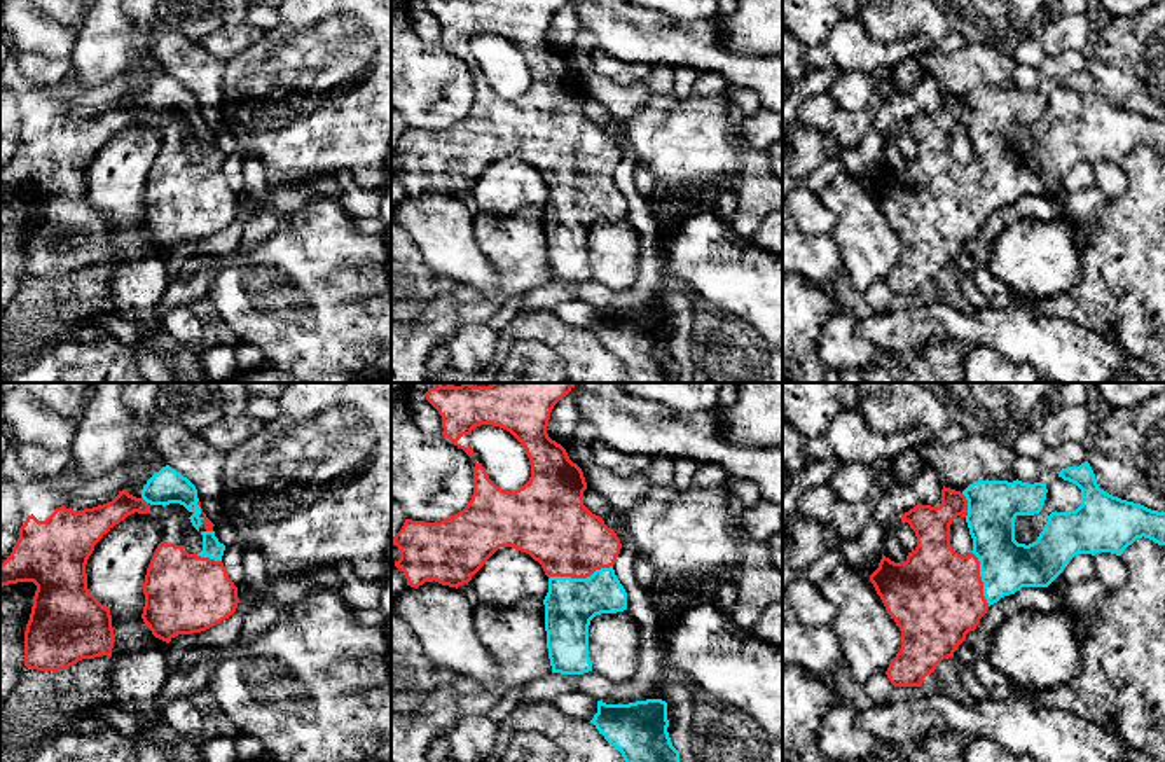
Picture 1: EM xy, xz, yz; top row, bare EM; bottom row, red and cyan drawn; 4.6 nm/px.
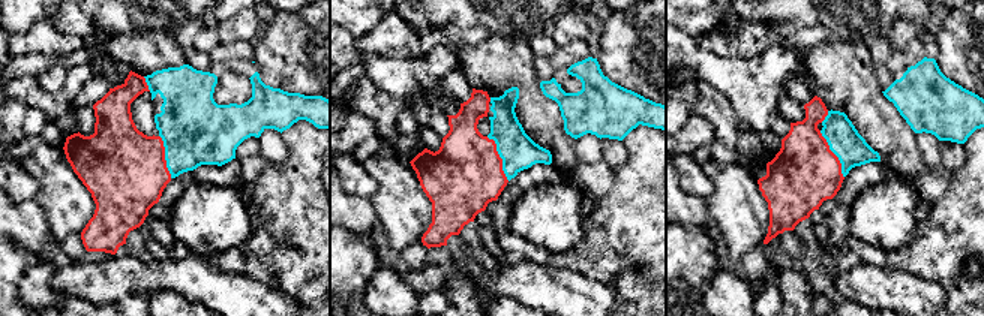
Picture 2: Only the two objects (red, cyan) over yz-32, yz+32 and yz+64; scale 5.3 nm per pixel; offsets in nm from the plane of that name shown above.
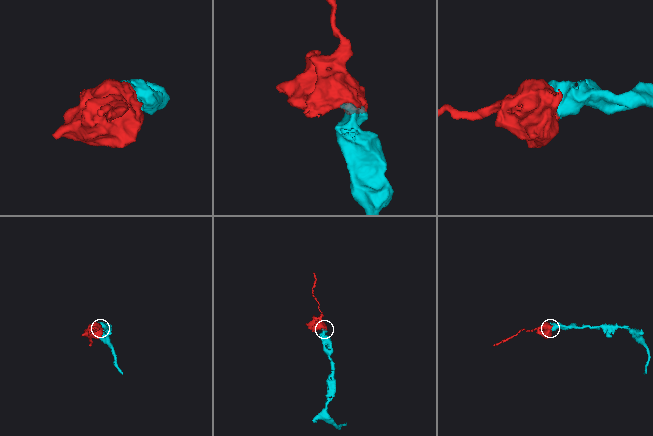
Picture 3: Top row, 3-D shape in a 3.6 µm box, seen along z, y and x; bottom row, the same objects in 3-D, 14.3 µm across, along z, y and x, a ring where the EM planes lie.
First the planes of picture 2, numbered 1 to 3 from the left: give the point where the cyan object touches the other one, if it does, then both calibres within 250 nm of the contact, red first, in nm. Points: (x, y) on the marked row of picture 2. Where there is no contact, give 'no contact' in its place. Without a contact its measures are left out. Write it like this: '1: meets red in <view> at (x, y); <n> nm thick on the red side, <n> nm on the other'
1: meets red in yz-32 at (164, 156); 440 nm thick on the red side, 360 nm on the other
2: meets red in yz+32 at (500, 158); 400 nm thick on the red side, 190 nm on the other
3: meets red in yz+64 at (834, 155); 360 nm thick on the red side, 170 nm on the other

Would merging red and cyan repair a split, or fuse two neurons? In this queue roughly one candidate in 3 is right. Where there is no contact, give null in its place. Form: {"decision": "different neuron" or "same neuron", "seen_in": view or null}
{"decision": "same neuron", "seen_in": "xz"}

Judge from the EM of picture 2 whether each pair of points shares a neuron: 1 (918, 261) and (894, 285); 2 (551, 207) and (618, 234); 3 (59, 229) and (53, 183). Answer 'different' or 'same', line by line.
1: different
2: different
3: same

